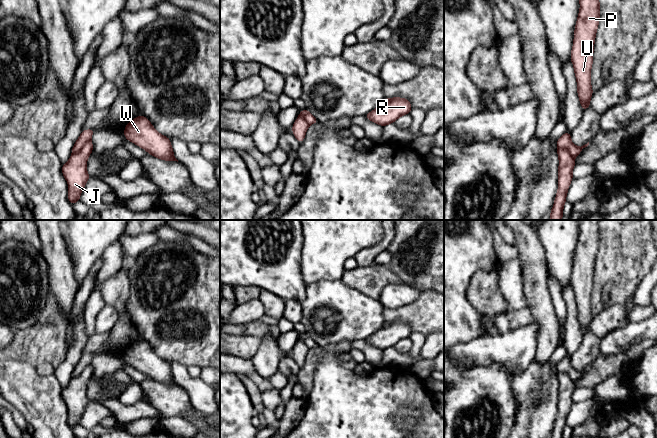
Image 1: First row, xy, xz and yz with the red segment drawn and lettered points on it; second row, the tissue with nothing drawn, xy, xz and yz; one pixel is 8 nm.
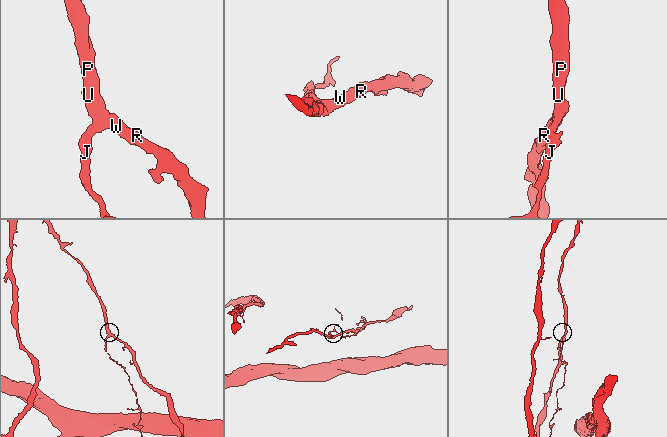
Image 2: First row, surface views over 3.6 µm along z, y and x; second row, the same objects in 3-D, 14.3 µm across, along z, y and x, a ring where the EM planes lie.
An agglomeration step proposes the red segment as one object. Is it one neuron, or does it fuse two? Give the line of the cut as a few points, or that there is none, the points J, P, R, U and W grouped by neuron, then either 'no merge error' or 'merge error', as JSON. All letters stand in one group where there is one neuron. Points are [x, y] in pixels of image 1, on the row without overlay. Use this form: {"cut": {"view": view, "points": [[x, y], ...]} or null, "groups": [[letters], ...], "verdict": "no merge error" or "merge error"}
{"cut": {"view": "xy", "points": [[91, 367], [72, 378]]}, "groups": [["J"], ["P", "R", "U", "W"]], "verdict": "merge error"}

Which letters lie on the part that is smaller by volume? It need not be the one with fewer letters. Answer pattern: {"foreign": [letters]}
{"foreign": ["J"]}

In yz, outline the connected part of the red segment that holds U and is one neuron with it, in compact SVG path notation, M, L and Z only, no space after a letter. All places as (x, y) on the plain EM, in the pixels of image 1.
M600 220L577 221L580 226L580 234L574 254L570 283L574 290L578 321L584 335L590 331L590 323L593 319L591 292L595 261L600 245Z

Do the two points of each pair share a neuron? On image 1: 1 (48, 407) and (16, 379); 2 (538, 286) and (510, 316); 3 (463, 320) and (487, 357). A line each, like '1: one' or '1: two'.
1: one
2: two
3: two

